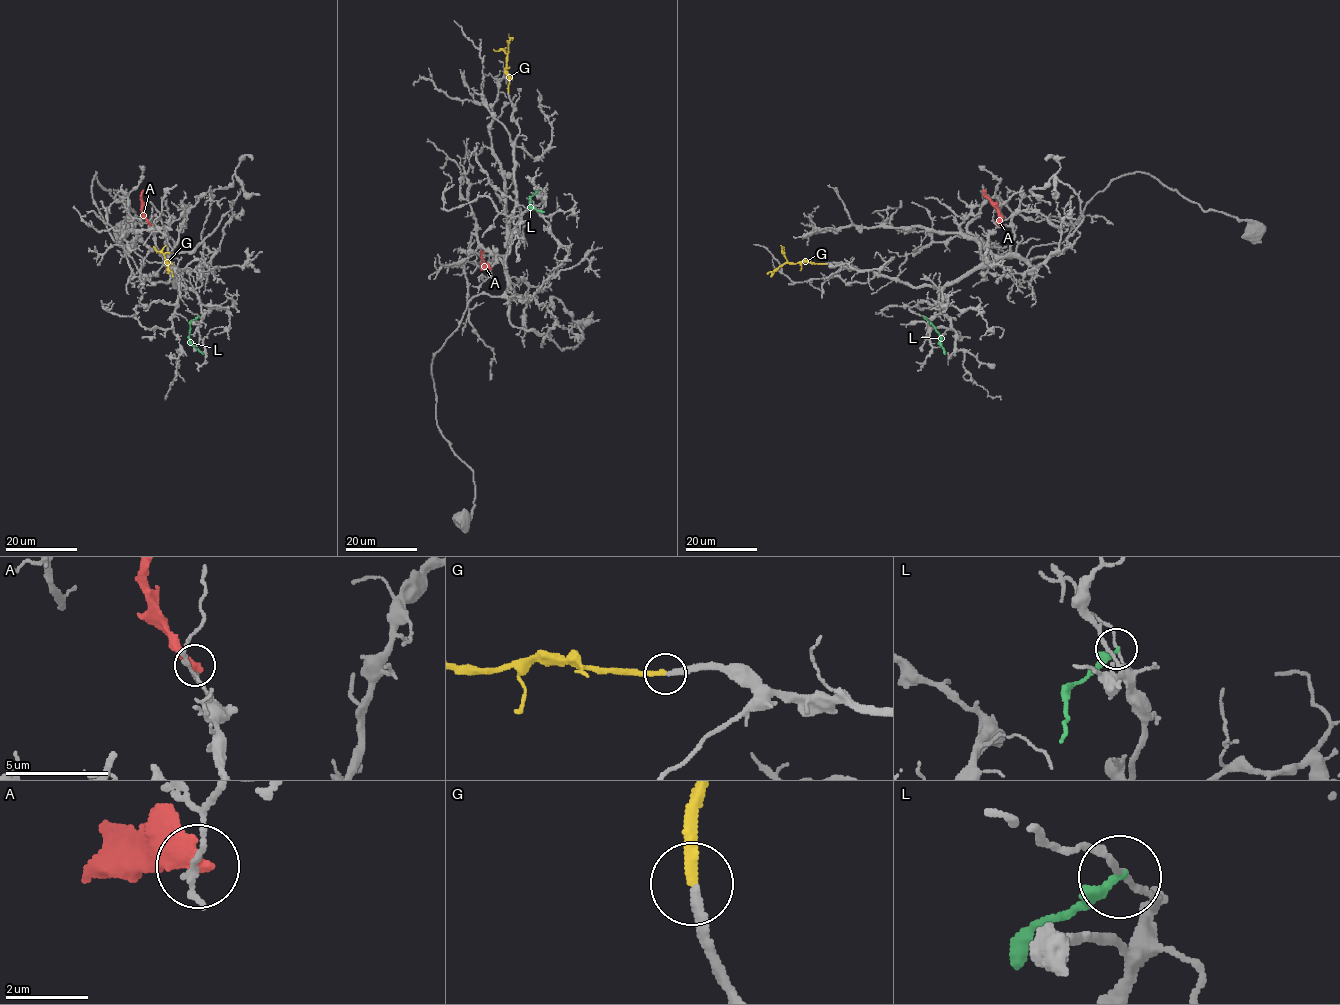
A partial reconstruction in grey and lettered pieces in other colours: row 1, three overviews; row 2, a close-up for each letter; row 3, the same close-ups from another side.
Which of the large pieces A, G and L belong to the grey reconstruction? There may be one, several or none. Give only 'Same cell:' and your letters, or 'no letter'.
Same cell: G

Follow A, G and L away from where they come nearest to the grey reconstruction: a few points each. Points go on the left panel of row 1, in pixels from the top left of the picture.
A: (151, 225), (143, 212), (143, 190)
G: (168, 264), (173, 276)
L: (199, 316), (191, 322), (189, 340), (204, 354)

